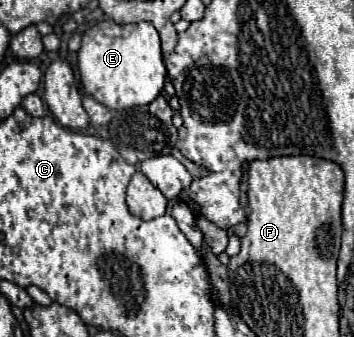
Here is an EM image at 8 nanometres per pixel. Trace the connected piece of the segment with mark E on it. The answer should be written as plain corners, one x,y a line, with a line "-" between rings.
101,21
89,27
83,33
83,43
77,53
77,59
85,91
93,99
115,111
149,105
161,93
167,75
161,57
159,33
149,21
133,25
117,25
113,21

